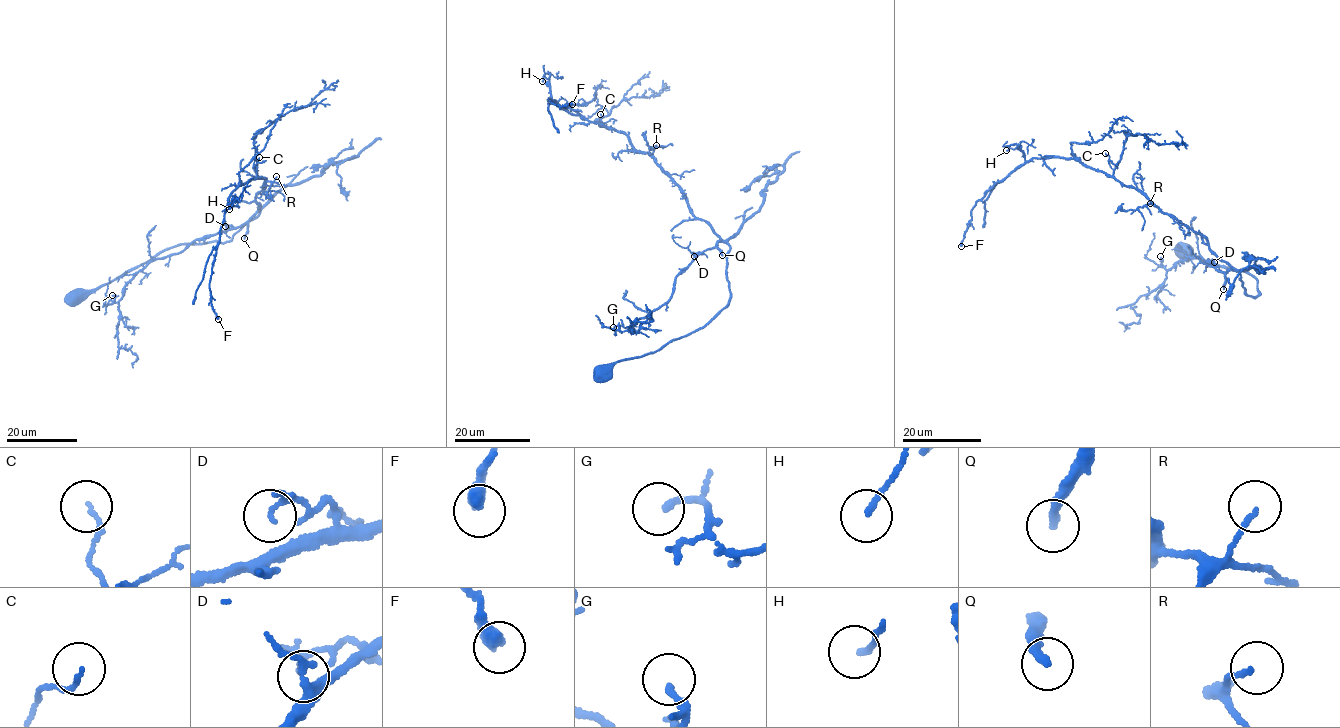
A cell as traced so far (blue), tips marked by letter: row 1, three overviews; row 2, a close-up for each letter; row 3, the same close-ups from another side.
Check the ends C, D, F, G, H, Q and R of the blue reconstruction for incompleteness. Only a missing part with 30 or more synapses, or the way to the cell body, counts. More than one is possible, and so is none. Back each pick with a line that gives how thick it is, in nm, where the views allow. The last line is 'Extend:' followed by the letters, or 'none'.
Extend: none

